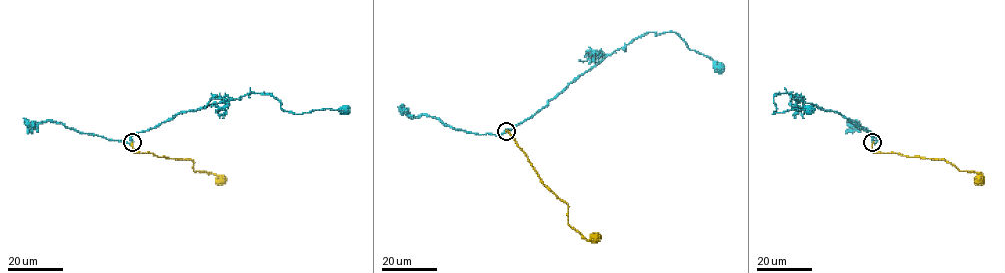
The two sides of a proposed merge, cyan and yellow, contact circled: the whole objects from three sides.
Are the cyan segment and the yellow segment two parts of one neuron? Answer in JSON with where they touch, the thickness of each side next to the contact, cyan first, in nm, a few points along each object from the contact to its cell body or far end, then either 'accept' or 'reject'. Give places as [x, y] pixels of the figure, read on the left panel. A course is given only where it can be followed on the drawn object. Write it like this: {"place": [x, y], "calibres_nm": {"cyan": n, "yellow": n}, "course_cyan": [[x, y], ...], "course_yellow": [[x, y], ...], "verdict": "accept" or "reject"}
{"place": [132, 142], "calibres_nm": {"cyan": 360, "yellow": 240}, "course_cyan": [[132, 143], [132, 136], [177, 113], [248, 93], [270, 94], [283, 110], [293, 113], [344, 109]], "course_yellow": [[132, 143], [135, 152], [191, 159], [193, 170], [212, 173], [220, 179]], "verdict": "reject"}

